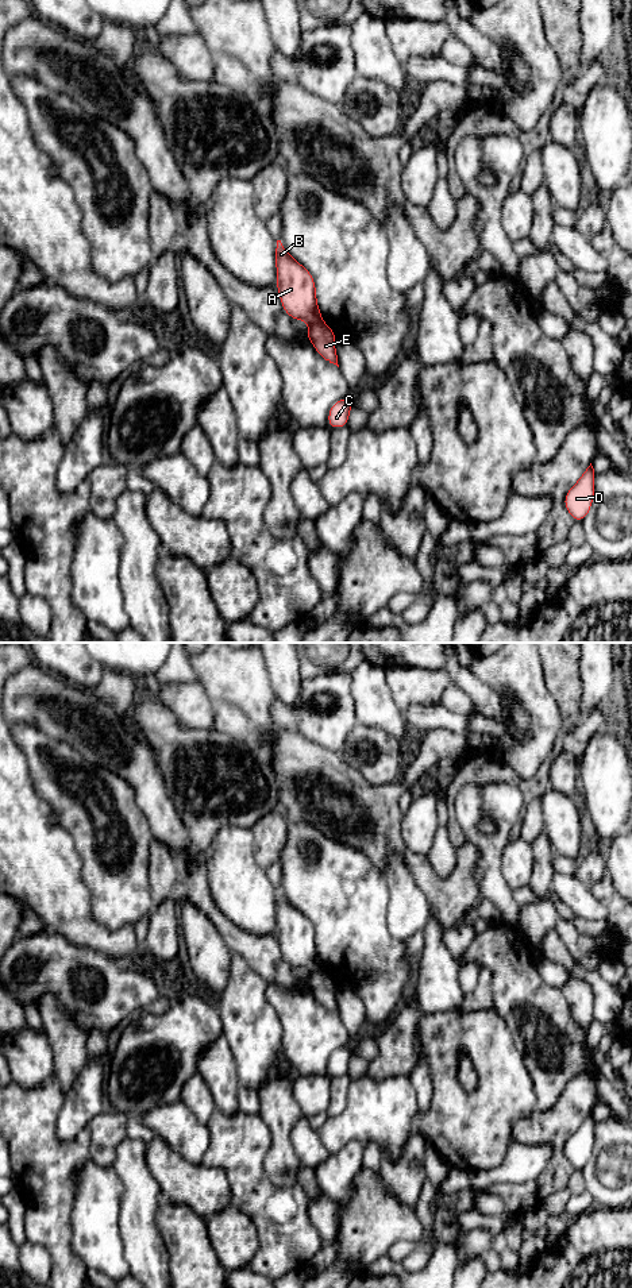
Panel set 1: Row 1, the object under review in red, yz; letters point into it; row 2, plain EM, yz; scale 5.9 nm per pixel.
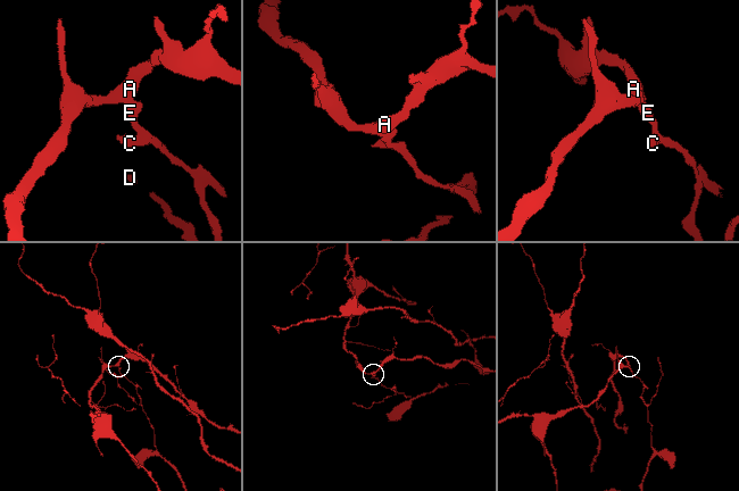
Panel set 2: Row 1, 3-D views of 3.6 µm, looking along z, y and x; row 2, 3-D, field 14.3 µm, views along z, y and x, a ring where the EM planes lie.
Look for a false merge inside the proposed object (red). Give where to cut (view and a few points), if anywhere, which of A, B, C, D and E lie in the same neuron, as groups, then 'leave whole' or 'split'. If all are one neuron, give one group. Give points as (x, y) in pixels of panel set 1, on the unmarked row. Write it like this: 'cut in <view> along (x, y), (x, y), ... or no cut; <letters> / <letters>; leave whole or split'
cut in yz along (322, 967), (311, 972); A B / C D E; split

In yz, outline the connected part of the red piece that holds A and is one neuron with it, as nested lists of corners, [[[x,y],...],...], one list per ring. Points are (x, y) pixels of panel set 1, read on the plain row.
[[[277,888],[275,896],[277,937],[281,953],[293,967],[309,972],[323,968],[316,949],[316,936],[311,921],[293,907]]]

